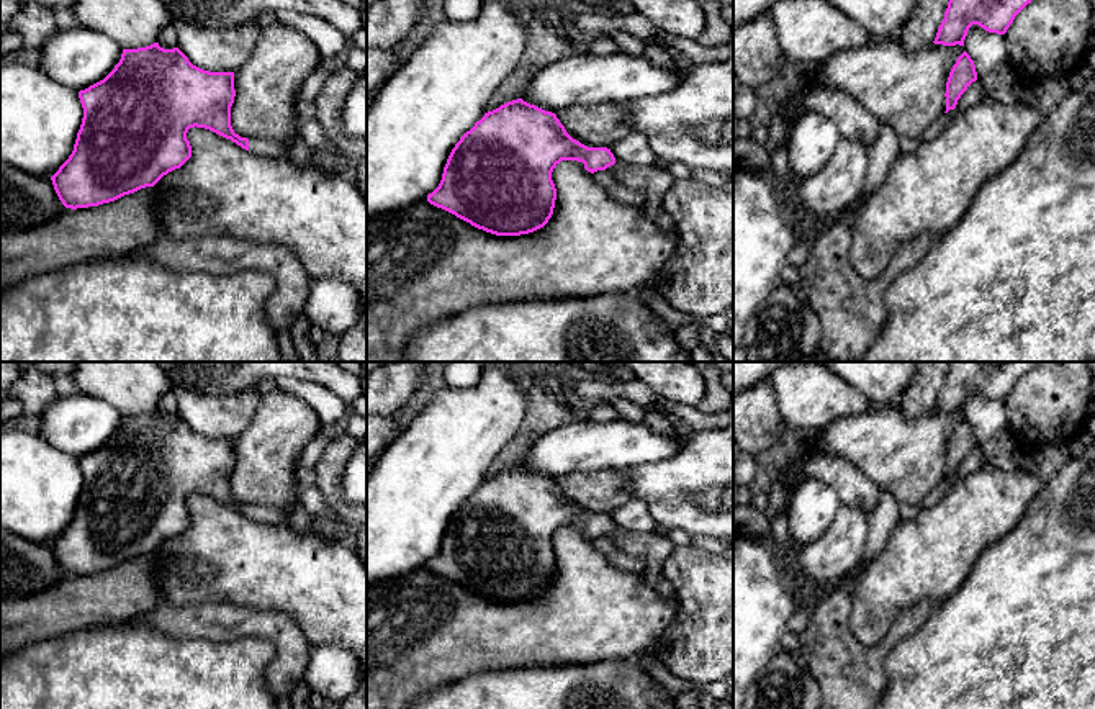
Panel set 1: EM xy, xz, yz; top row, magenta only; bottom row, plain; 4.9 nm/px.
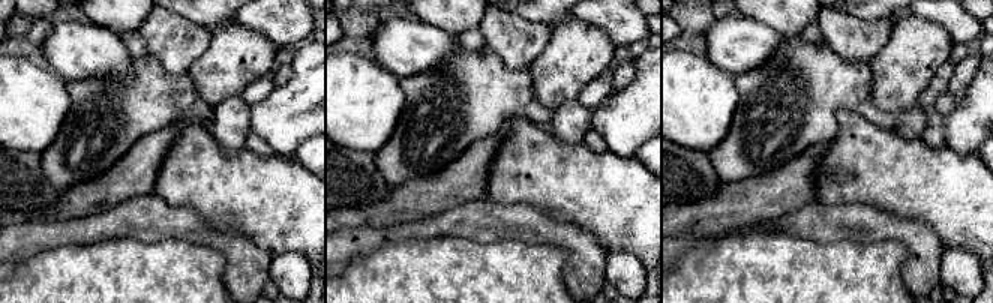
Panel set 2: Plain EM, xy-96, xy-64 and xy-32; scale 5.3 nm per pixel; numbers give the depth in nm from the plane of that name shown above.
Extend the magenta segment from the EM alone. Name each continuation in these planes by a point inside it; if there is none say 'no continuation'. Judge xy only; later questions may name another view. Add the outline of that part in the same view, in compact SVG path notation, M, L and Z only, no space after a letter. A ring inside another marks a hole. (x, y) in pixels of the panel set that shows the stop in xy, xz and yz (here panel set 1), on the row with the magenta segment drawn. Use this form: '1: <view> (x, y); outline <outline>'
1: xy (259, 146); outline M247 138L249 152L255 156L264 156L270 159L288 159L288 146L280 146L278 142L265 138Z

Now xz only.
no continuation

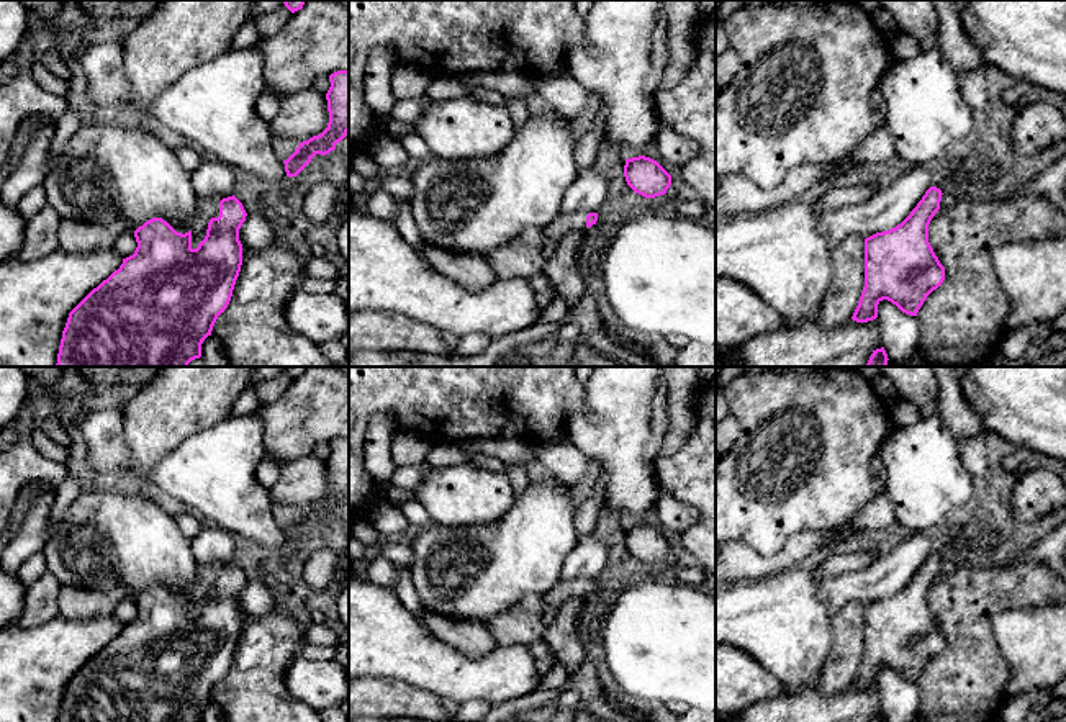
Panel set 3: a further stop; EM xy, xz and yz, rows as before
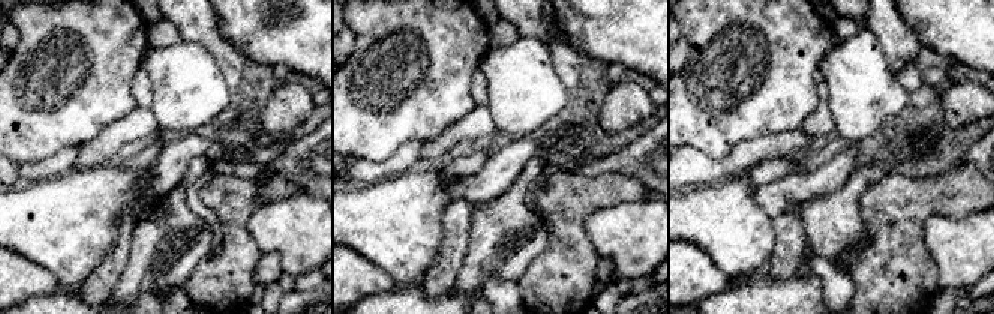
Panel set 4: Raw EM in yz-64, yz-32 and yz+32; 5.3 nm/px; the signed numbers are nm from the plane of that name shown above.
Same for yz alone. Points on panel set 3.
no continuation

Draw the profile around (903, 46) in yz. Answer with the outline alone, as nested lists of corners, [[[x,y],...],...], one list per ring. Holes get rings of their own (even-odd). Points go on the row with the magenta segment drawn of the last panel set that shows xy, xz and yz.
[[[897,33],[889,39],[891,57],[894,62],[907,61],[920,51],[920,43],[904,33]]]

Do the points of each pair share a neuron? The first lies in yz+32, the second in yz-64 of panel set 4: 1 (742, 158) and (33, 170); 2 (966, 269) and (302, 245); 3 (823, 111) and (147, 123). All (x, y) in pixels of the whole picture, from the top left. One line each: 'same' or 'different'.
1: same
2: same
3: same

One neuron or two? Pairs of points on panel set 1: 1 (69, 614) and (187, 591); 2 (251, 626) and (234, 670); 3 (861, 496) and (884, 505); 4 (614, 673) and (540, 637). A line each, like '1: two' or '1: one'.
1: two
2: two
3: two
4: two

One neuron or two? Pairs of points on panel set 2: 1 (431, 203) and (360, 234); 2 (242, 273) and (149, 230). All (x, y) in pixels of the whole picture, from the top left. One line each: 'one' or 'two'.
1: two
2: one

